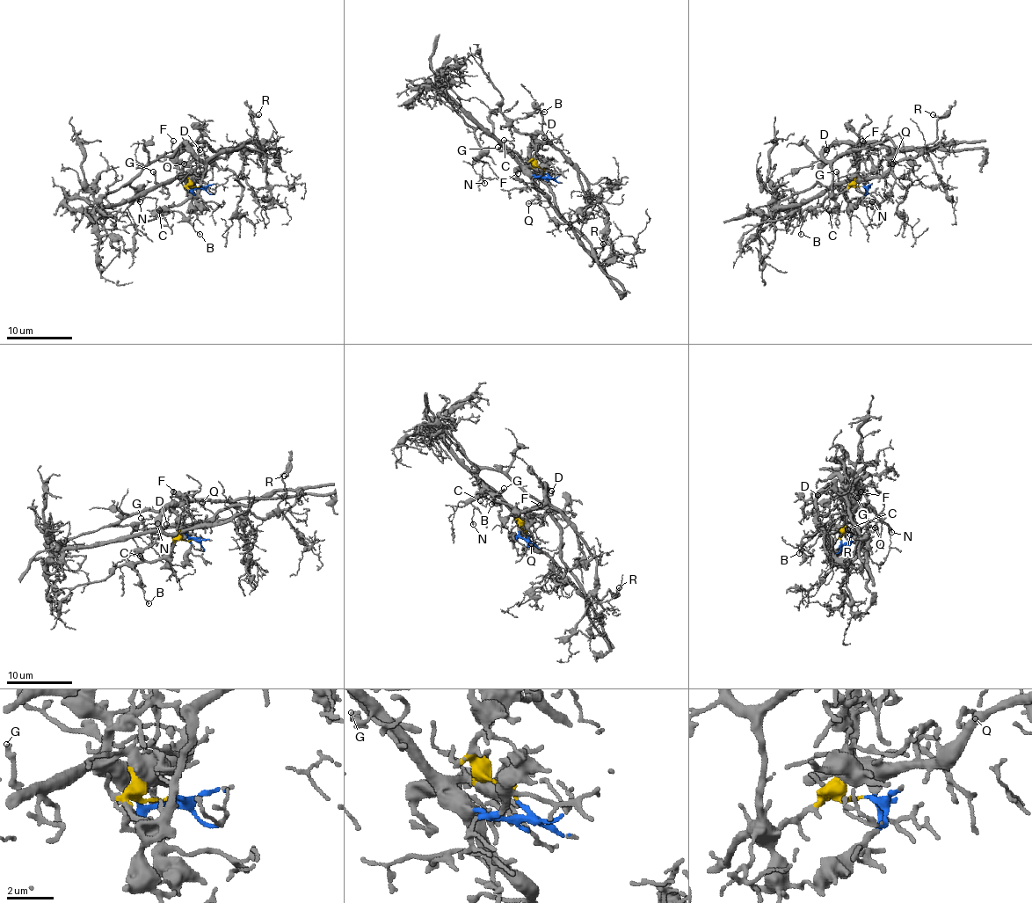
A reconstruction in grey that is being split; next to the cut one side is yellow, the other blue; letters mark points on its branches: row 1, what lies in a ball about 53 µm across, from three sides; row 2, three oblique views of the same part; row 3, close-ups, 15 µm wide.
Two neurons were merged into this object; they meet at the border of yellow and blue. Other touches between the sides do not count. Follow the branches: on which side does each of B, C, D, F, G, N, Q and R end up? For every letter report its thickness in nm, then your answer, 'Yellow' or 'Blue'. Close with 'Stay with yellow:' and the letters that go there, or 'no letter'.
B: Thickness 110 nm. Yellow
C: Thickness 150 nm. Yellow
D: Thickness 120 nm. Yellow
F: Thickness 140 nm. Blue
G: Thickness 220 nm. Blue
N: Thickness 120 nm. Yellow
Q: Thickness 180 nm. Blue
R: Thickness 130 nm. Yellow
Stay with yellow: B, C, D, N, R

